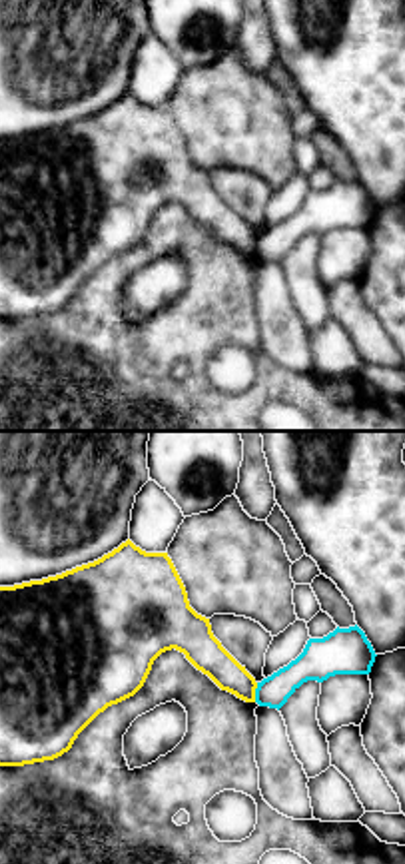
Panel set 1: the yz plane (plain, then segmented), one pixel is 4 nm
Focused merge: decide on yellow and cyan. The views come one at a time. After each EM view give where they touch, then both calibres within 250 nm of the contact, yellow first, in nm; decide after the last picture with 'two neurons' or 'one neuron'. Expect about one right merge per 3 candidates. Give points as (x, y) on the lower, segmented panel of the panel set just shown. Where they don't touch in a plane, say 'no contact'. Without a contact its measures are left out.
contact (254, 693); calibres 140 and 130 nm

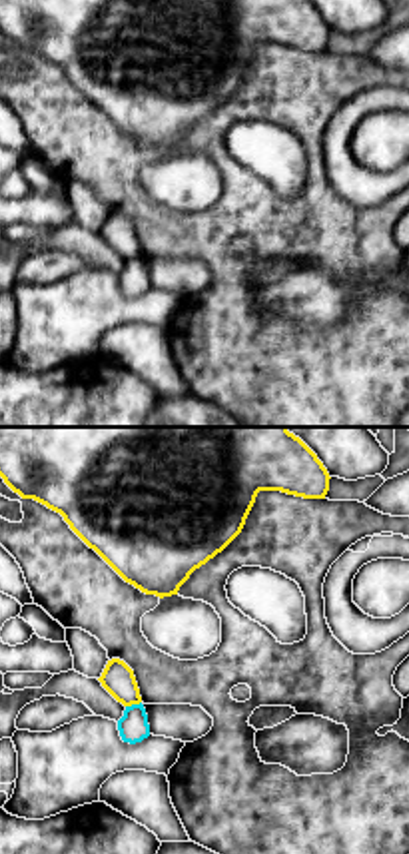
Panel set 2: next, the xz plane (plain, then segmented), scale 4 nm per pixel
contact (132, 703); calibres 130 and 120 nm

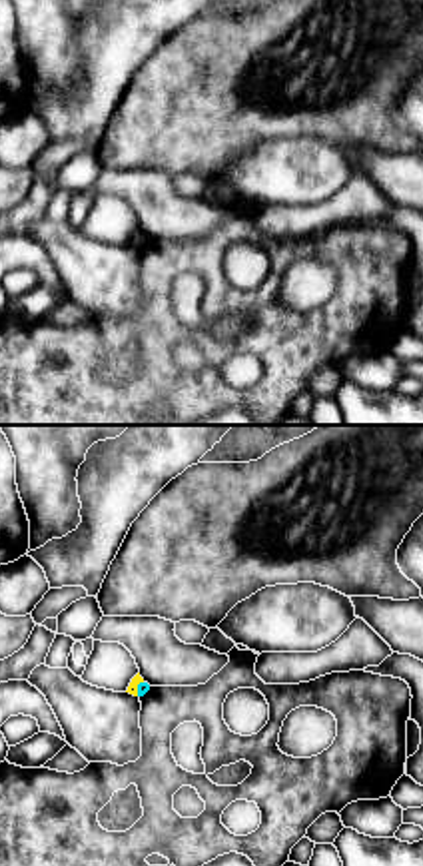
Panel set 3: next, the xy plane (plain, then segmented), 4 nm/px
contact (136, 689); calibres 50 and 50 nm

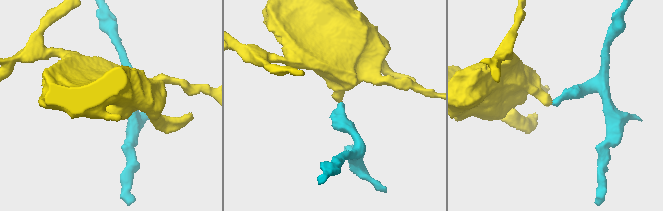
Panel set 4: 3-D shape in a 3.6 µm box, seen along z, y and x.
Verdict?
two neurons

